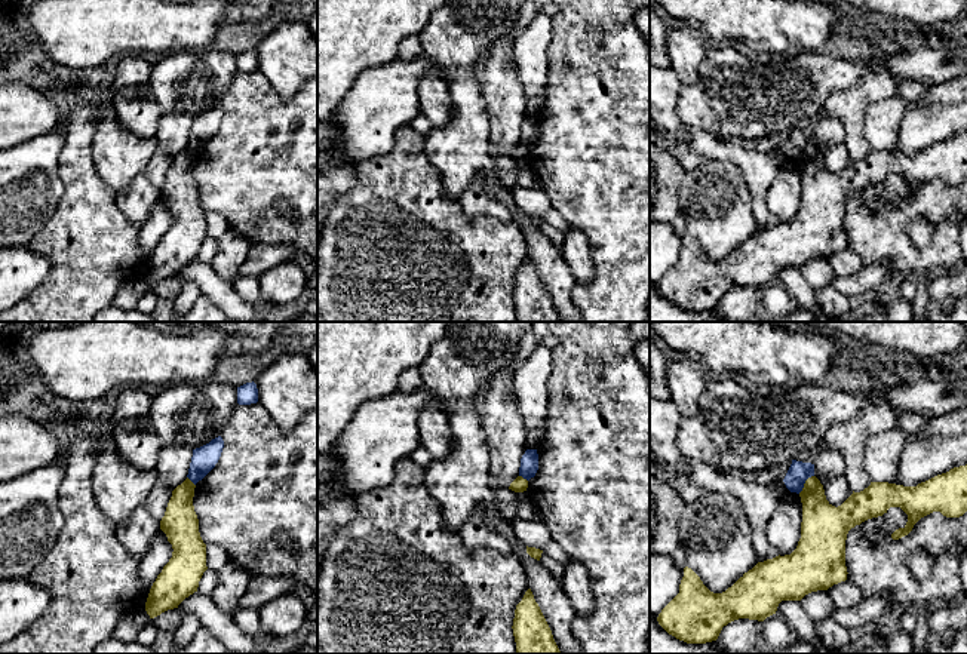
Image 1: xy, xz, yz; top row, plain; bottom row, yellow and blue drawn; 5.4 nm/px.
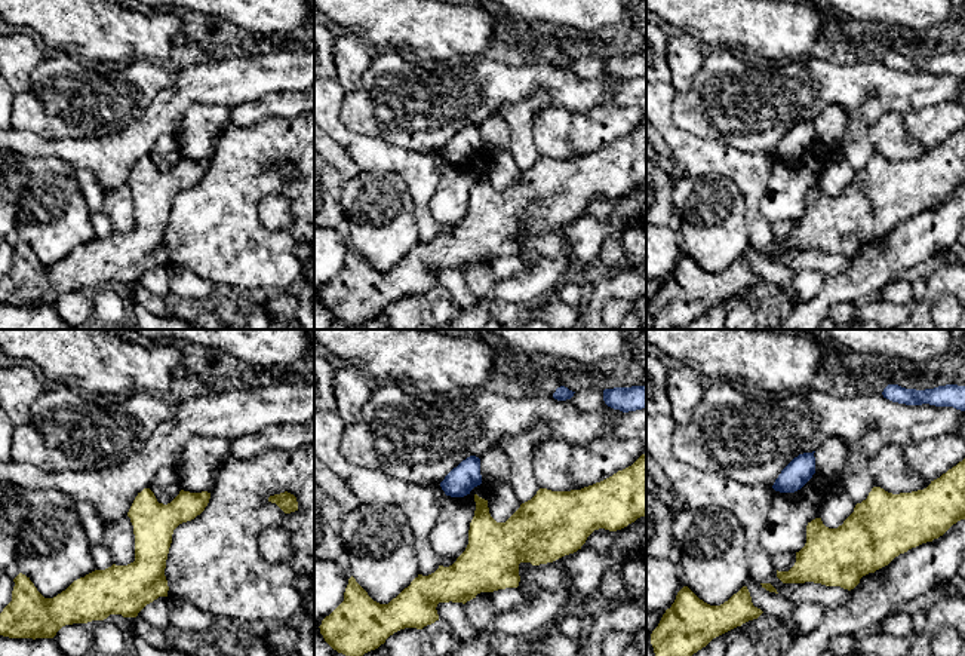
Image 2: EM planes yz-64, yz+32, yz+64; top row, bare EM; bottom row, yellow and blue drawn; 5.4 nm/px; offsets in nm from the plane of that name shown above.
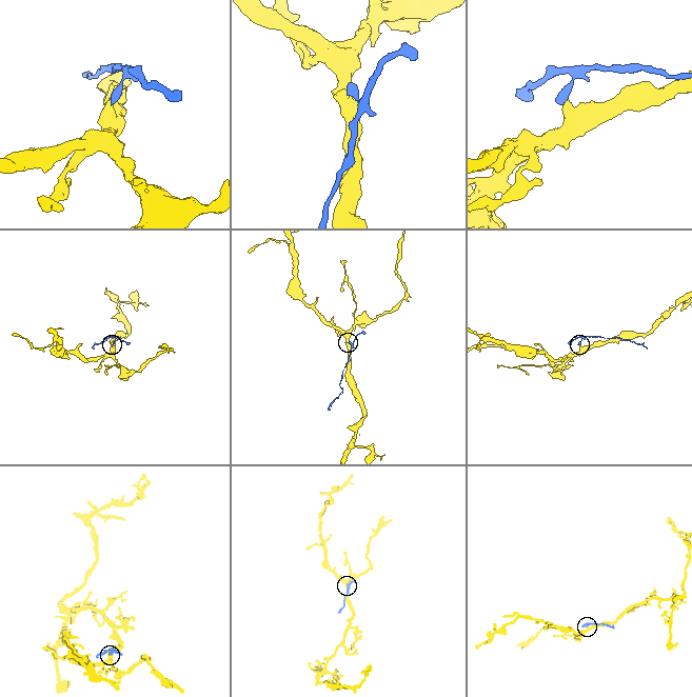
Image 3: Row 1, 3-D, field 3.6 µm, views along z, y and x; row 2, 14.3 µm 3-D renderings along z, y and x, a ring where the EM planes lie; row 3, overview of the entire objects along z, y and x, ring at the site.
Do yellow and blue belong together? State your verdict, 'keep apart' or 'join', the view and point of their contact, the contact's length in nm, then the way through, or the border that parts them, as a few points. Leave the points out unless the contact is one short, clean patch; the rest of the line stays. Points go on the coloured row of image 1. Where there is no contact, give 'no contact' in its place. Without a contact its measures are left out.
keep apart; meets yellow in yz at (804, 484); contact 130 nm long; border along yz (813, 475), (798, 493)

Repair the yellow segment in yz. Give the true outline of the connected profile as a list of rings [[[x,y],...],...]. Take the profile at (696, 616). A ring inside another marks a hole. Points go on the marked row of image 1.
[[[967,464],[954,467],[917,486],[888,482],[871,482],[868,488],[854,492],[838,507],[825,495],[823,485],[816,476],[805,480],[799,492],[802,503],[801,538],[791,555],[758,562],[722,593],[710,592],[700,577],[688,567],[679,584],[679,593],[661,610],[659,624],[672,636],[687,644],[716,641],[722,627],[739,618],[764,621],[776,614],[782,601],[801,601],[805,595],[828,590],[847,580],[845,540],[847,534],[862,522],[882,516],[890,507],[900,507],[908,515],[903,528],[891,534],[893,540],[908,535],[924,516],[940,512],[946,518],[960,518],[967,512]]]

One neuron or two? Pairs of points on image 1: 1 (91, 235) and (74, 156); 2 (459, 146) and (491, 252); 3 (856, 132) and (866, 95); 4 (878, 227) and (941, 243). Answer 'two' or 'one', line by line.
1: one
2: two
3: one
4: one

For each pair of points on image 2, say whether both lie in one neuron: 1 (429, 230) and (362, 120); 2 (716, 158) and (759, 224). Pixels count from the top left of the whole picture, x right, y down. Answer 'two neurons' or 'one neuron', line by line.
1: two neurons
2: one neuron

